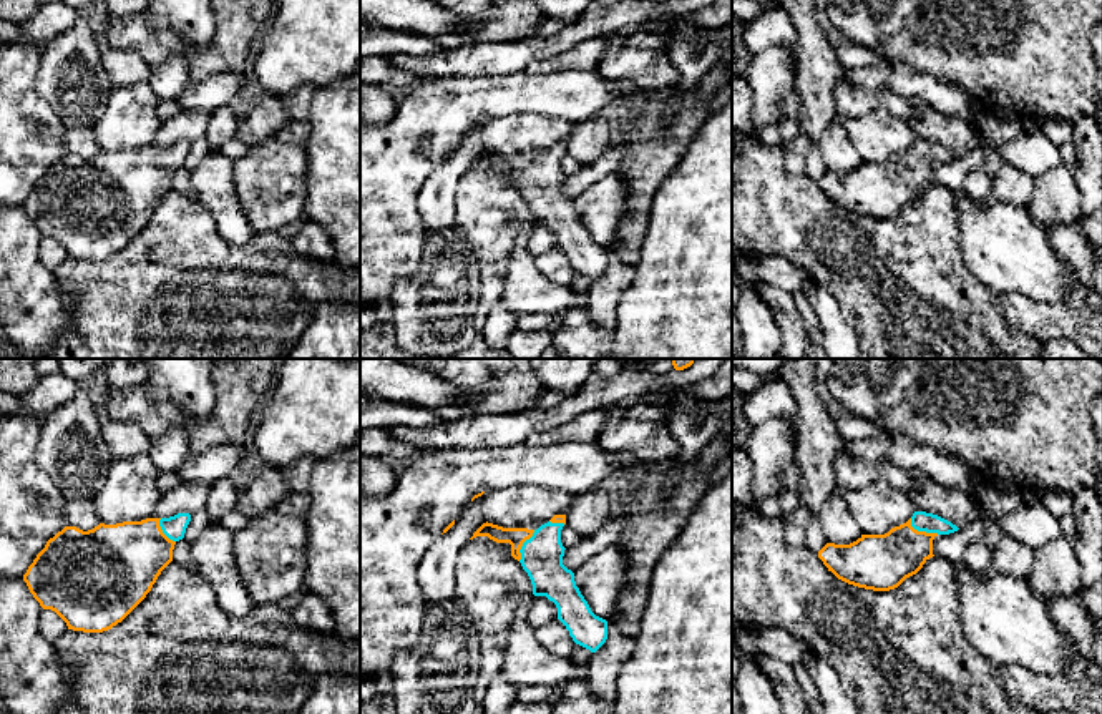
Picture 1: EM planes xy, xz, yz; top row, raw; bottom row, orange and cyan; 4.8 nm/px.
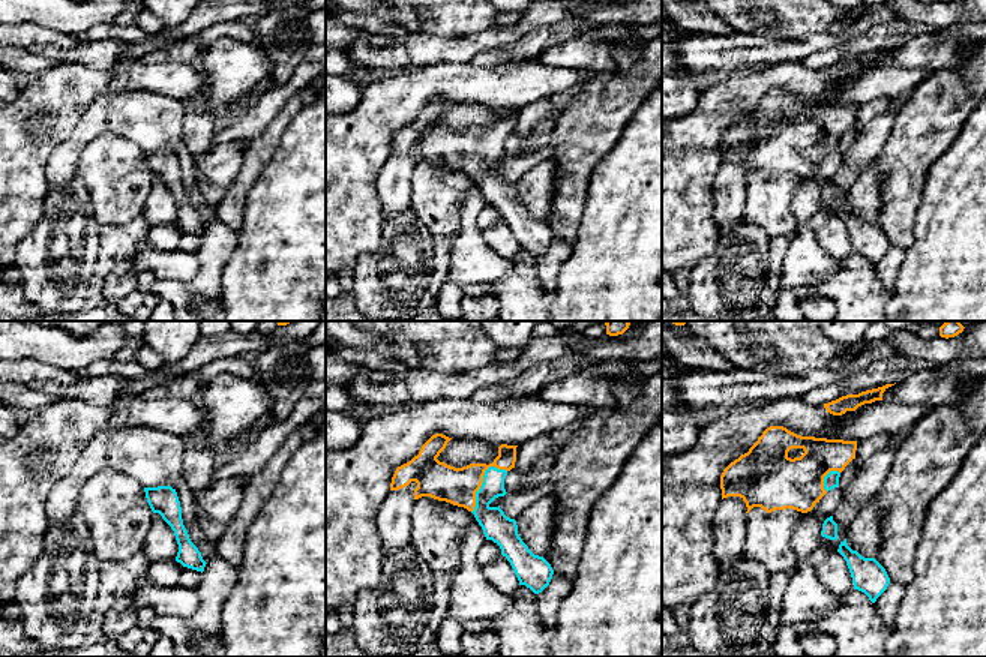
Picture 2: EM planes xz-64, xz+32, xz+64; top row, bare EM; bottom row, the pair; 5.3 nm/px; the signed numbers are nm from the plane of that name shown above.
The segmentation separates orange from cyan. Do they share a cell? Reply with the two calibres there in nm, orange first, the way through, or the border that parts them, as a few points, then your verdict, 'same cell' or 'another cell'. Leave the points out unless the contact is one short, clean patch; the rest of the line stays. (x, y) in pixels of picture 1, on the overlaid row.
280/100 nm | across yz (880, 562), (898, 555), (921, 532), (923, 522) | same cell

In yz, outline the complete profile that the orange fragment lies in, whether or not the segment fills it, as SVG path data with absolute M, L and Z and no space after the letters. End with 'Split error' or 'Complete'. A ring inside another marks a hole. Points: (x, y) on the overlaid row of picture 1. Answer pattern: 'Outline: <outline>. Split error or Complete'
Outline: M926 511L885 535L861 535L850 545L826 543L818 558L838 580L873 591L898 588L933 558L933 540L959 528Z. Split error

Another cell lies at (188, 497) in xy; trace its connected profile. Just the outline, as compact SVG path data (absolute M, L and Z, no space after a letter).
M183 480L176 488L161 493L151 518L169 518L178 513L196 513L206 506L209 485Z

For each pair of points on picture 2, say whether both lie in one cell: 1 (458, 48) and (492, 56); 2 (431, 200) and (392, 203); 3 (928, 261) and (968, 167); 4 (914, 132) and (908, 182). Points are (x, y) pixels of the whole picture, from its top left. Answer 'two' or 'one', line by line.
1: two
2: two
3: one
4: one

